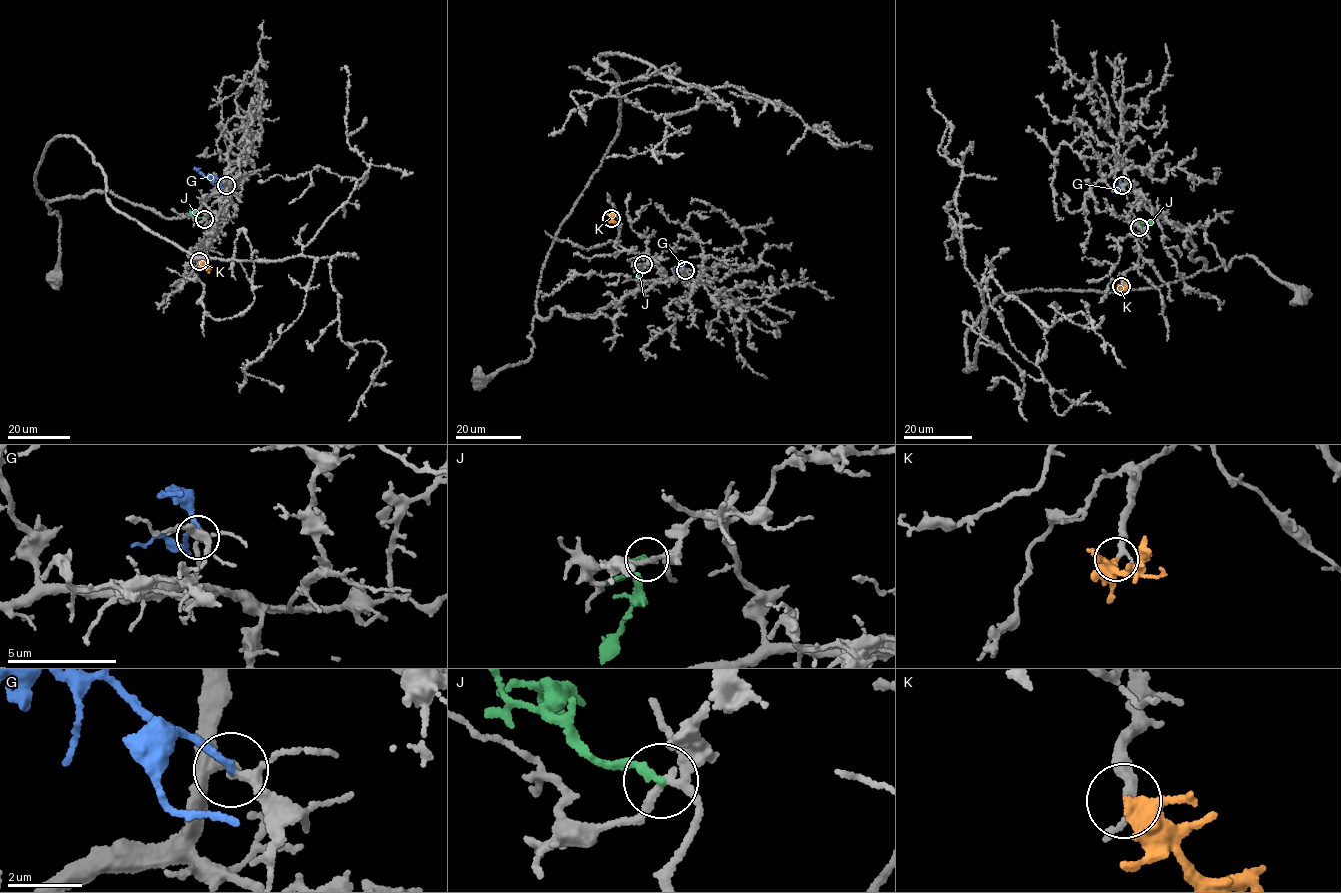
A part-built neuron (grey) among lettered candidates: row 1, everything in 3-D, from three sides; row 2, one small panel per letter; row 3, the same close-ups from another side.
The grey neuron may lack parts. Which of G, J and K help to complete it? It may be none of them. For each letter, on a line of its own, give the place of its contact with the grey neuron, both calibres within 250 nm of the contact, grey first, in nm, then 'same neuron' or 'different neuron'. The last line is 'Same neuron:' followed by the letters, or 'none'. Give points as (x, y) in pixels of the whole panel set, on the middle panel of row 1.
G: (685, 270) | 200/190 nm | same neuron
J: (643, 264) | 180/190 nm | different neuron
K: (611, 218) | 200/360 nm | different neuron
Same neuron: G

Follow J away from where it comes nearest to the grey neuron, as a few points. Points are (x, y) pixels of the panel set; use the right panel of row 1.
J: (1139, 227), (1153, 222)

